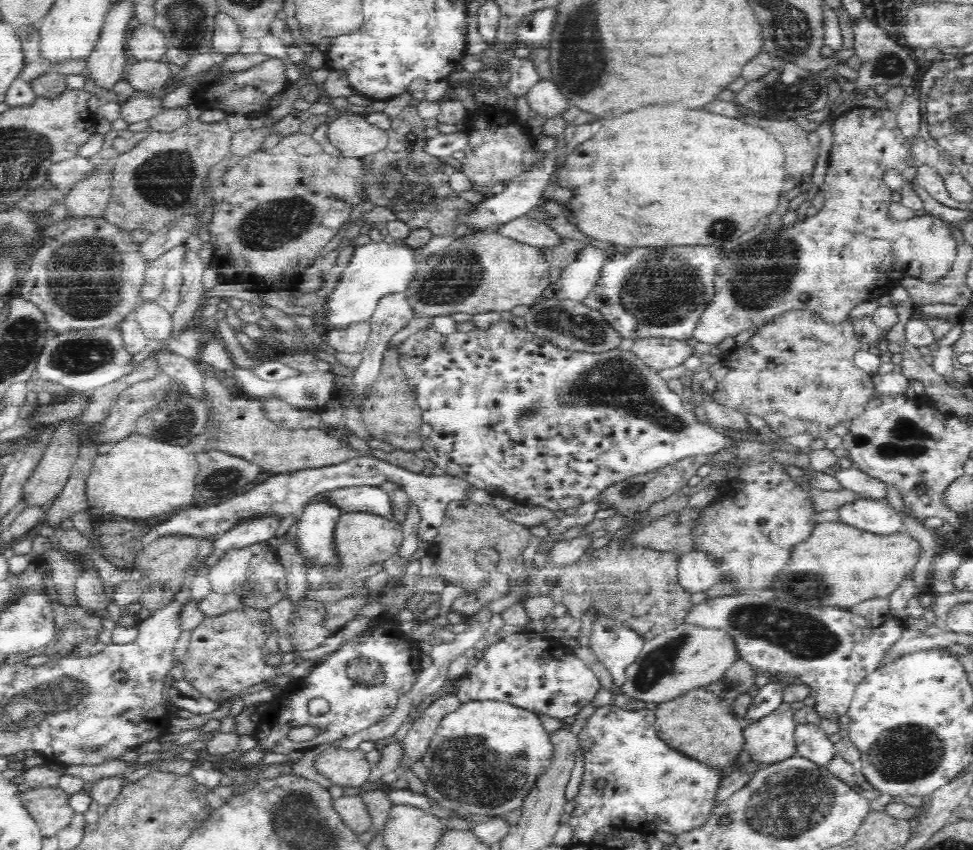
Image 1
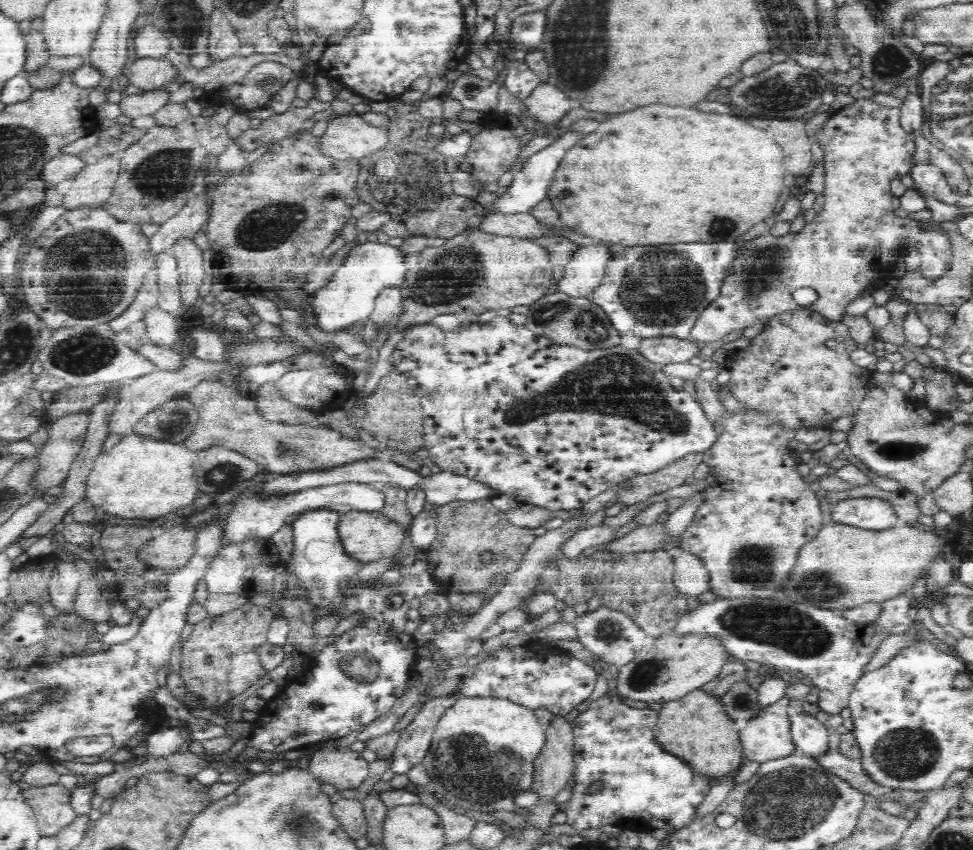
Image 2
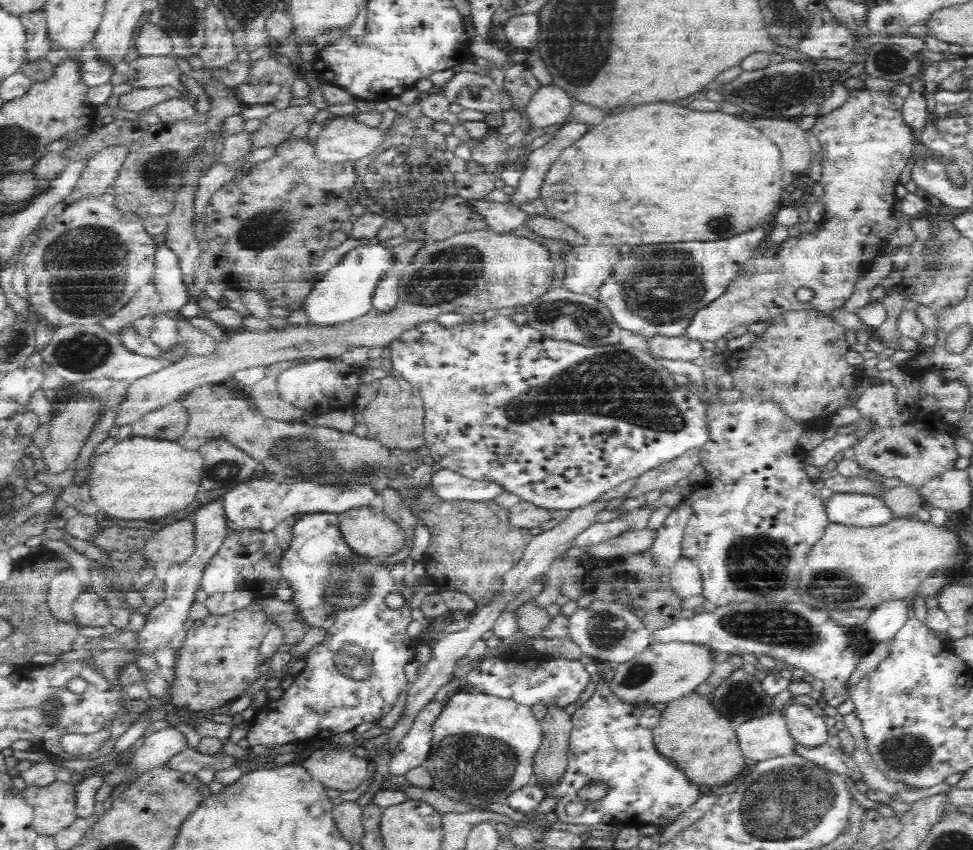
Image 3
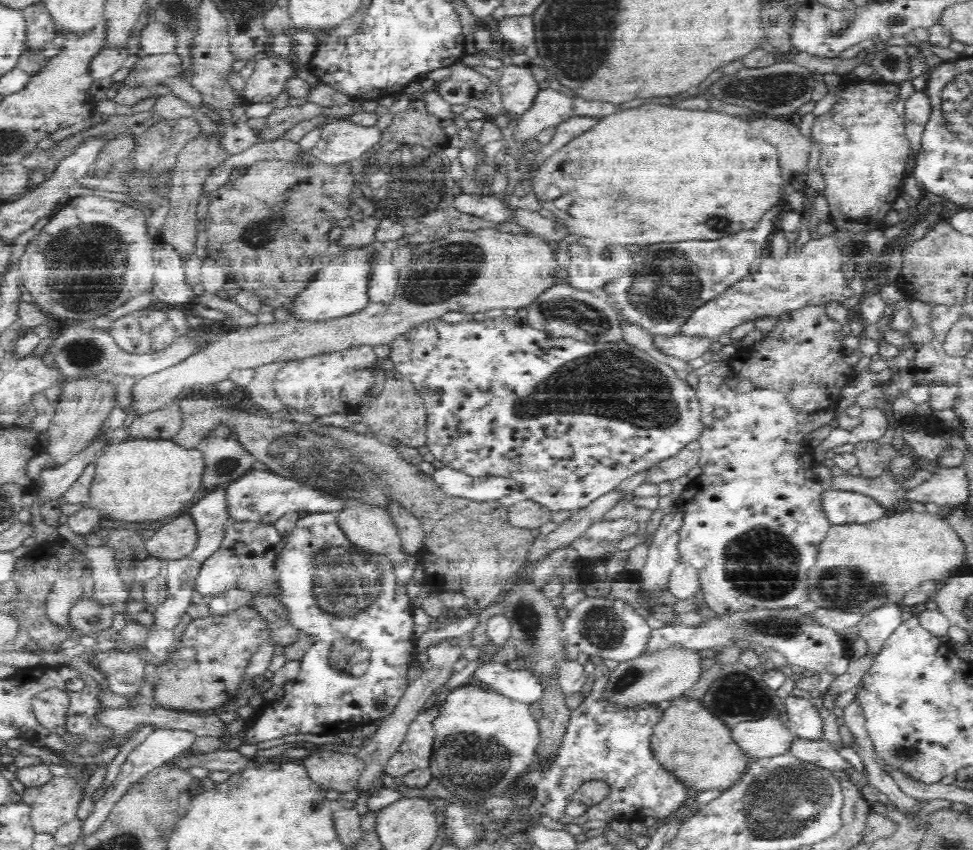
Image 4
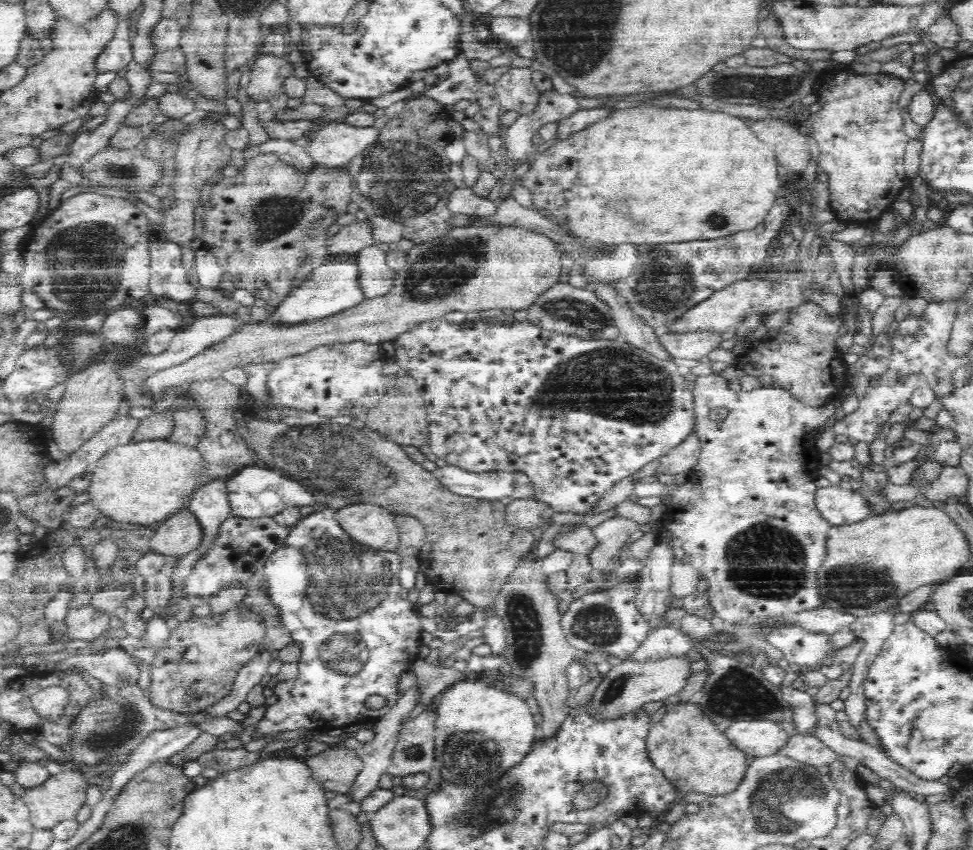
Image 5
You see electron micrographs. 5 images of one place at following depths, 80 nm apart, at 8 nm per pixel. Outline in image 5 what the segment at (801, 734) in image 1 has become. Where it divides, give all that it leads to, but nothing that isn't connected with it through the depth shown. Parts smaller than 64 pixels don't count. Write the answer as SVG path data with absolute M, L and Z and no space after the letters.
M782 683L776 687L776 691L784 698L786 704L794 707L796 711L796 716L794 716L796 730L792 734L808 732L808 728L812 728L812 725L816 723L813 697L798 688L792 688L792 685L784 686Z

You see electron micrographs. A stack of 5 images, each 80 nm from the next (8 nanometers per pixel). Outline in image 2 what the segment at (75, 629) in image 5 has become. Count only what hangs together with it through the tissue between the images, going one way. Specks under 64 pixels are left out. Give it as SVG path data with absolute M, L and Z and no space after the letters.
M83 580L79 584L73 607L76 616L95 625L111 619L110 603L101 596L100 587L96 581Z

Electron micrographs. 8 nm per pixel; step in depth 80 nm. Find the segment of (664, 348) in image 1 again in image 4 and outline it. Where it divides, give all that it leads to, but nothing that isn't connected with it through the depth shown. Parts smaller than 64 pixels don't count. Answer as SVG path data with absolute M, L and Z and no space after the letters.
M678 332L669 336L654 335L654 339L656 347L662 352L687 362L694 358L700 358L702 354L710 351L710 346L717 341L717 339L700 335L685 336Z

